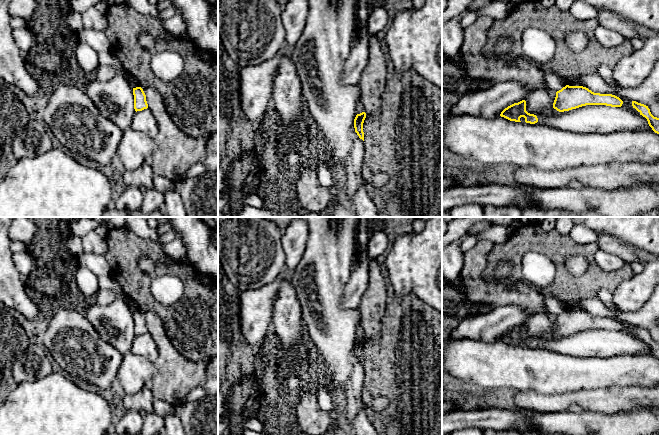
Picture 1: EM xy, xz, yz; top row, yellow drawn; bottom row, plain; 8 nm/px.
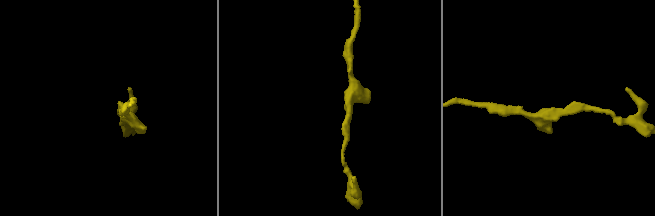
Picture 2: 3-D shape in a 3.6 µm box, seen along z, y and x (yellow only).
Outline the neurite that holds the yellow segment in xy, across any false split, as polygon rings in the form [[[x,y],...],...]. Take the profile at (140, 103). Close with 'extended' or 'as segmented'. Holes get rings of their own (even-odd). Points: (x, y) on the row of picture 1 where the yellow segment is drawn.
[[[141,87],[133,88],[133,95],[134,95],[134,109],[136,112],[148,108],[146,95]]]; as segmented

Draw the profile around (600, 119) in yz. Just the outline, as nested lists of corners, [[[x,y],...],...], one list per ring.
[[[586,105],[541,122],[545,126],[580,134],[652,130],[645,117],[622,107]]]

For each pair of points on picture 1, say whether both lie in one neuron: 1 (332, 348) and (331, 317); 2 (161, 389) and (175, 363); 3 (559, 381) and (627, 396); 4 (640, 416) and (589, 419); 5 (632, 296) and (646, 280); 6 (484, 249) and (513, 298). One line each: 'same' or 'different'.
1: same
2: same
3: different
4: same
5: same
6: same

